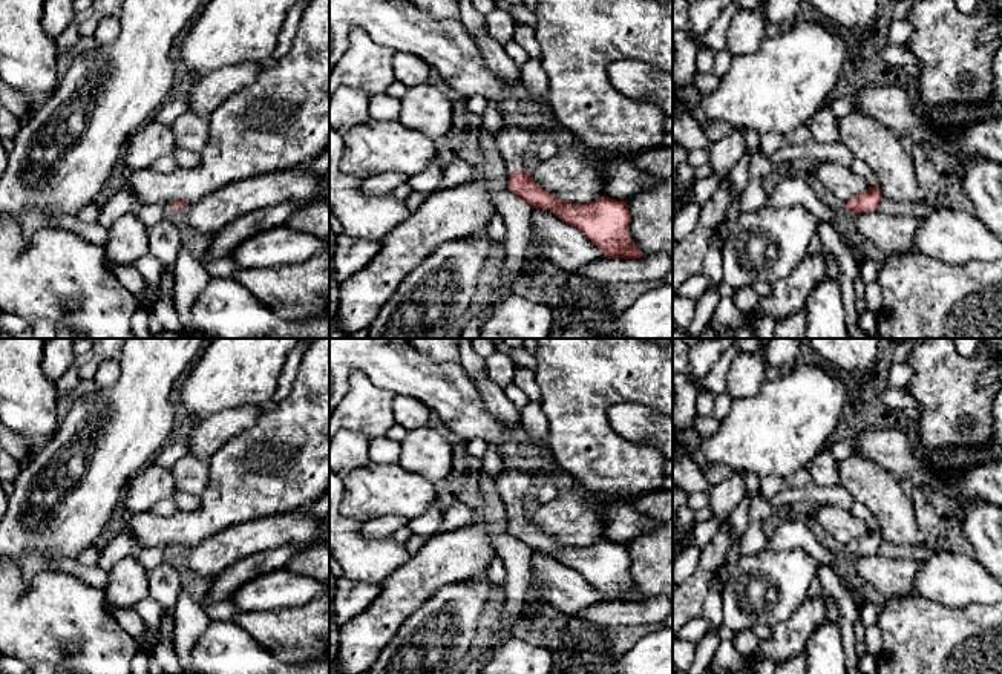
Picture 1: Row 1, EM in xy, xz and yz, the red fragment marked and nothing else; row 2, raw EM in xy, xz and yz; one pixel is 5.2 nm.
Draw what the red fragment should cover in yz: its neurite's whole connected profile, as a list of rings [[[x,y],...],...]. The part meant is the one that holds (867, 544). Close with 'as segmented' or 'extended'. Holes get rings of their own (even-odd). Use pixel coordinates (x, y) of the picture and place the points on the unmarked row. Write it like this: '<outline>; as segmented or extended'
[[[869,530],[866,535],[850,541],[844,550],[849,551],[853,558],[878,555],[881,542],[881,533],[878,530]]]; as segmented

